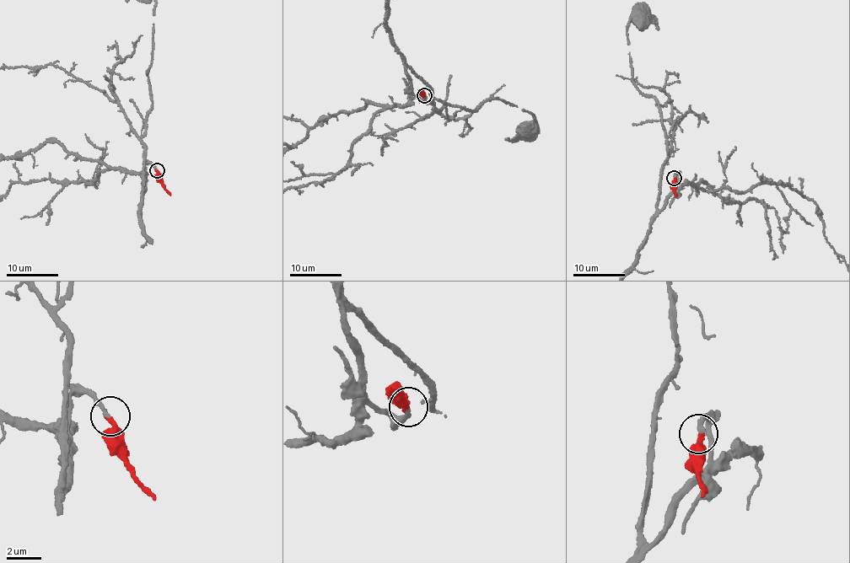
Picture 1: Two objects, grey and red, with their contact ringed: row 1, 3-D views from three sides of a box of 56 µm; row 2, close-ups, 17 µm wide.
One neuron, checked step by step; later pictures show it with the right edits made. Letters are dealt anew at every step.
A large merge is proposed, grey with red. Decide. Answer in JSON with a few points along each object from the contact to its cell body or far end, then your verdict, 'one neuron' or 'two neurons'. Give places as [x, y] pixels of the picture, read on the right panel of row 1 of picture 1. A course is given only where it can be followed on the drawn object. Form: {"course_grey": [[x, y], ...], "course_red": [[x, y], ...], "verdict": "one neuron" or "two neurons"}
{"course_grey": [[675, 178], [677, 189], [660, 211], [667, 136], [658, 100], [633, 83], [626, 33], [640, 13]], "course_red": [[675, 178], [675, 196]], "verdict": "one neuron"}

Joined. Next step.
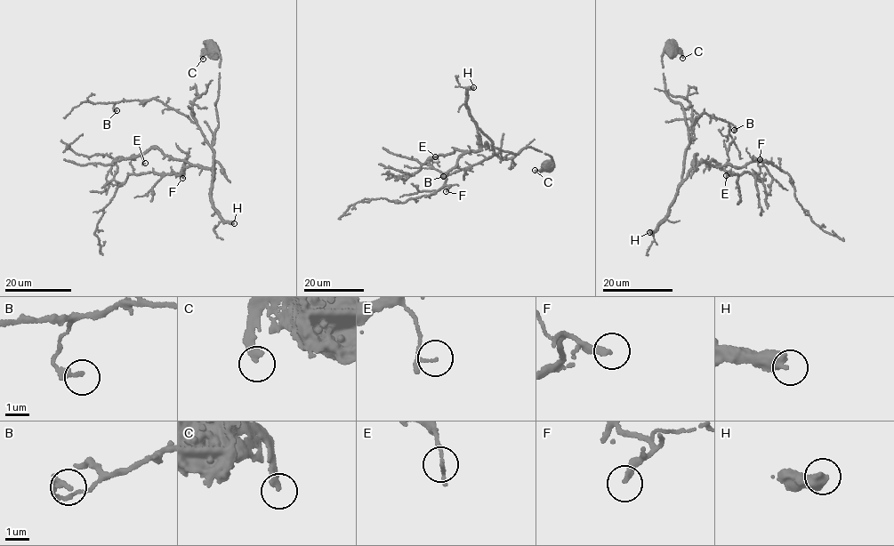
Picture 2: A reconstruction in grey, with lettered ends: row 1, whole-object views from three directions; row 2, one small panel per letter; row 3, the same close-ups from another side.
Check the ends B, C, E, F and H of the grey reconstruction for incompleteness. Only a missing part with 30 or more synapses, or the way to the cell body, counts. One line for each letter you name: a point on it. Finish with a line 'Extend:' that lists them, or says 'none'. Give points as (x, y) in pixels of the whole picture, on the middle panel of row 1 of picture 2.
H: (473, 87)
Extend: H

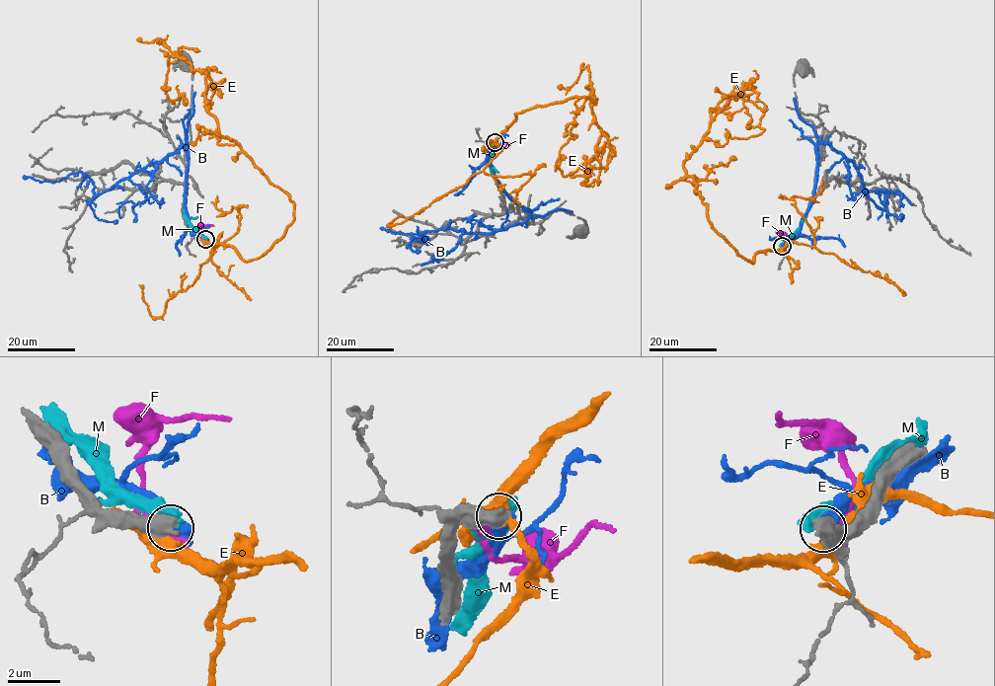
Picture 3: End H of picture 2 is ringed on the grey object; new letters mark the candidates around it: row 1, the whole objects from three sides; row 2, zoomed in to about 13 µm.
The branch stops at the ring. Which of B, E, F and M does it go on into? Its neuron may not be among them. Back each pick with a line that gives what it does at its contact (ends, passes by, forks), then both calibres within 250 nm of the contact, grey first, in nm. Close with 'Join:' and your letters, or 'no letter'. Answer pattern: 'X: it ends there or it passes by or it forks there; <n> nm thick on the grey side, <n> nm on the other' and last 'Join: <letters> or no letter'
Join: no letter

